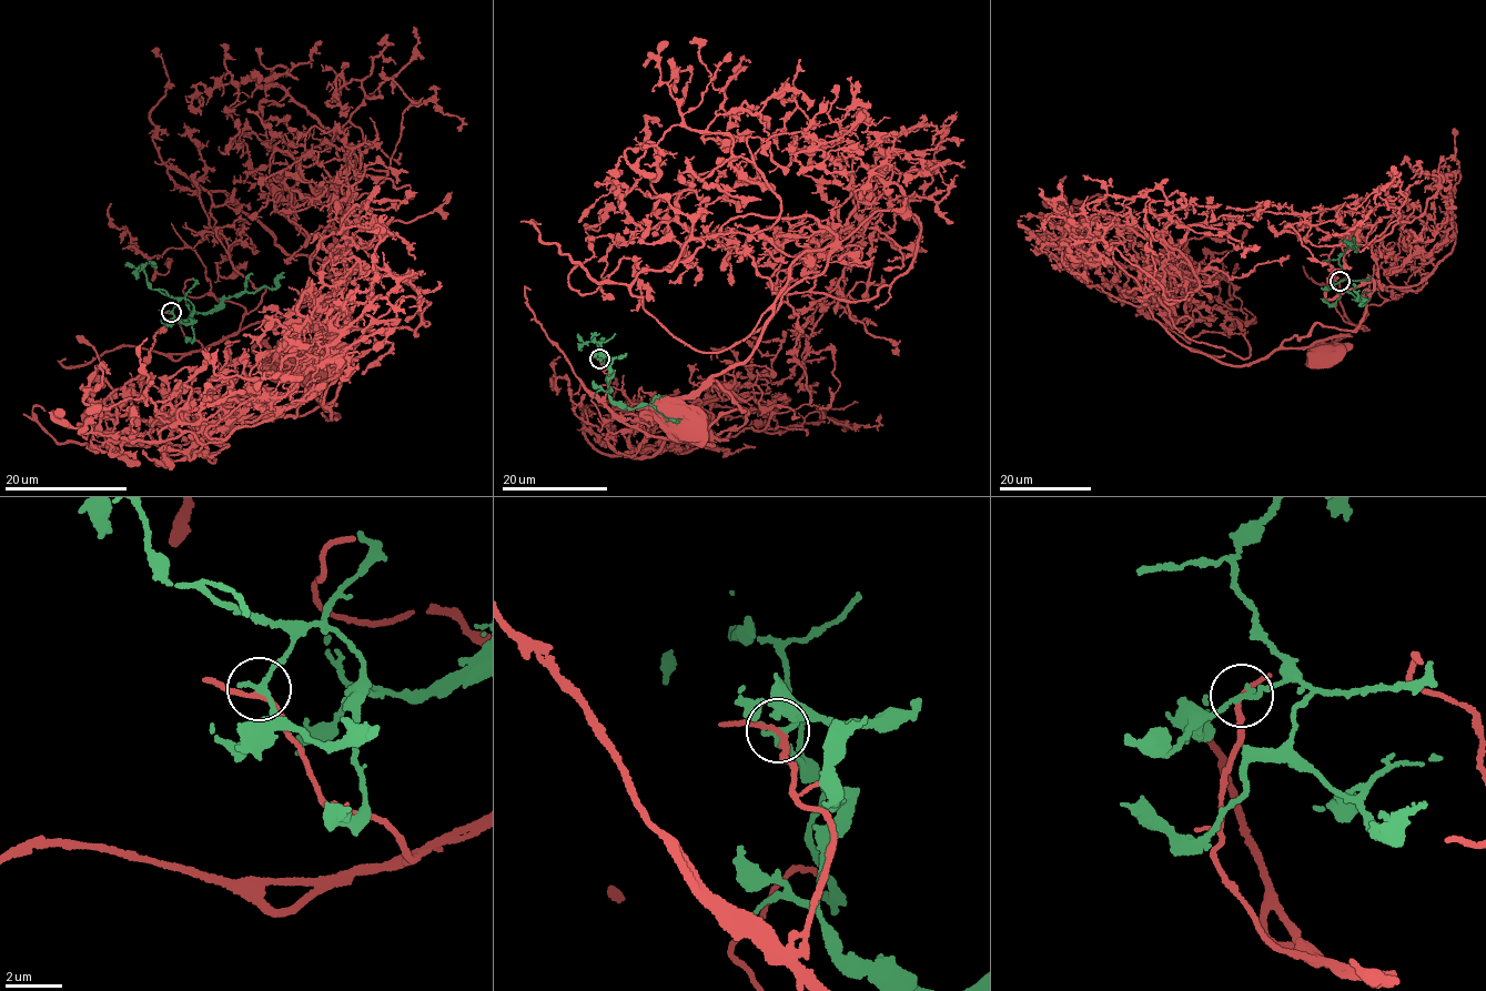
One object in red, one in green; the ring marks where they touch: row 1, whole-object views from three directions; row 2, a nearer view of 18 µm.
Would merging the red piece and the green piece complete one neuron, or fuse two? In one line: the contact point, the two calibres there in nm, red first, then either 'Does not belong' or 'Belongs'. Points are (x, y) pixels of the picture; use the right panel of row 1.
Place: (1340, 281). Thickness 160 nm (red) against 190 nm. Belongs

